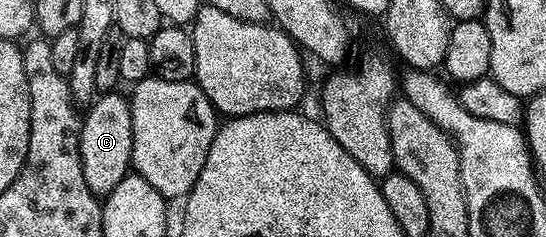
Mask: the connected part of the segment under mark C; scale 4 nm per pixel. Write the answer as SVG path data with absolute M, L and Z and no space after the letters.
M115 91L112 93L101 94L90 106L91 109L83 116L79 128L79 153L82 159L82 170L84 171L85 182L95 193L95 196L104 197L113 190L116 185L124 178L131 168L131 149L132 149L132 119L130 103L125 94Z

